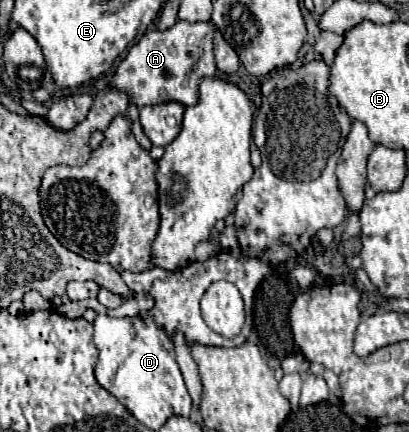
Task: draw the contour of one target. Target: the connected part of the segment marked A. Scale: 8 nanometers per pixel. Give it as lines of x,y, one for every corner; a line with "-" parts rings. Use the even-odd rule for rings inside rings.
177,21
171,29
159,31
147,31
127,53
125,59
119,61
109,87
123,91
129,95
129,101
137,107
145,107
145,105
159,105
159,103
169,103
169,101
177,101
185,107
199,103
199,83
203,77
215,77
217,67
215,67
215,59
213,59
213,31
215,27
211,23
189,23
189,21

